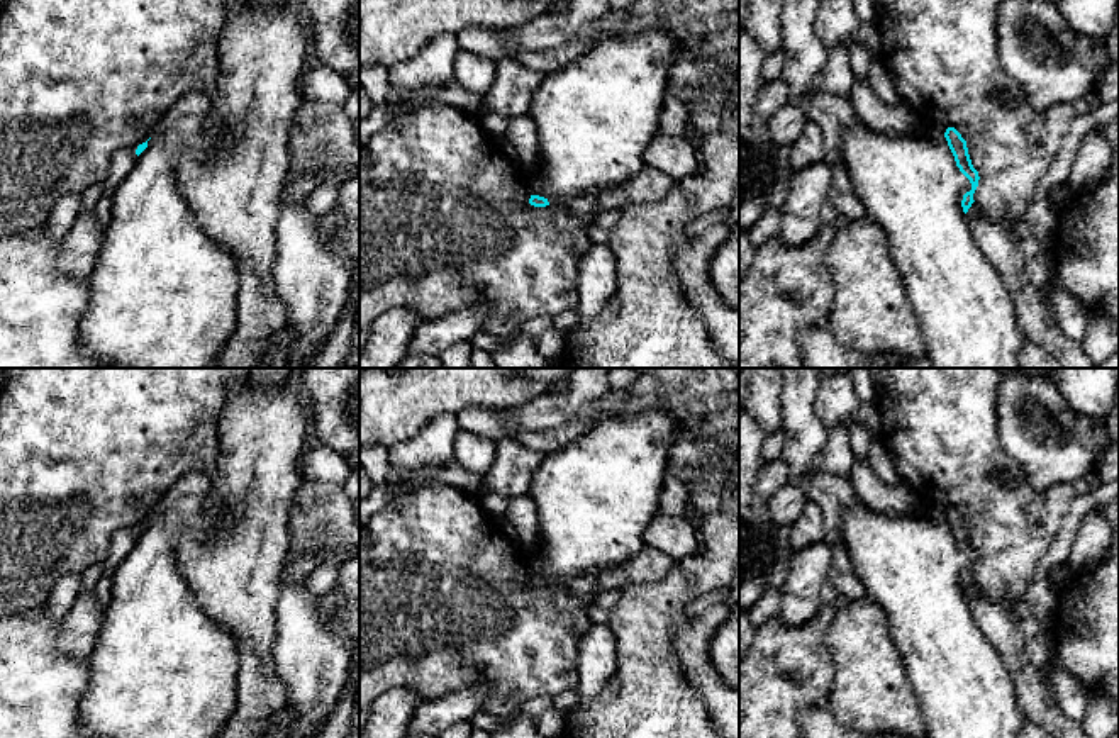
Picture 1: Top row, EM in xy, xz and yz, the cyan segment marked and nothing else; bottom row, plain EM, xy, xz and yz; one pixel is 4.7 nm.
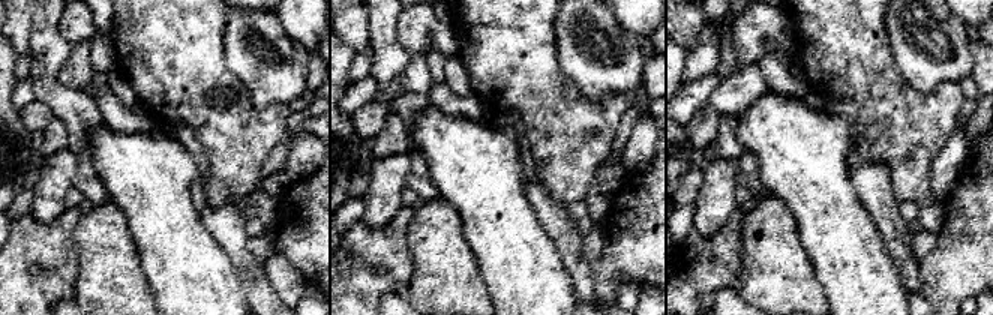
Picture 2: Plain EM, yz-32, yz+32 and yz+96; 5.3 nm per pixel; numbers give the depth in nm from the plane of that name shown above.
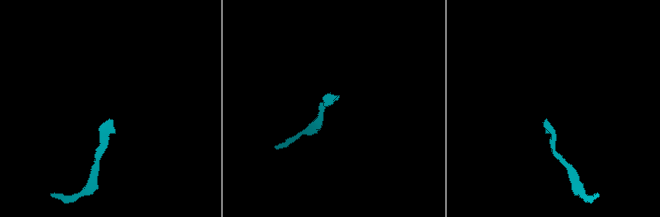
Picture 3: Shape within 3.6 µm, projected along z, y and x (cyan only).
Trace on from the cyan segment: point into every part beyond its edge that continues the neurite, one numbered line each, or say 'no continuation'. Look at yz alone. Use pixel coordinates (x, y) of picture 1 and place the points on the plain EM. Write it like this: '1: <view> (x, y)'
1: yz (929, 509)

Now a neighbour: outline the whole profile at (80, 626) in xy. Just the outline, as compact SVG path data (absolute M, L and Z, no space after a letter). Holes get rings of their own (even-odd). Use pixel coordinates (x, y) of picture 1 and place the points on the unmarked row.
M80 587L73 606L61 619L59 651L75 660L88 658L102 626L103 611L95 590Z

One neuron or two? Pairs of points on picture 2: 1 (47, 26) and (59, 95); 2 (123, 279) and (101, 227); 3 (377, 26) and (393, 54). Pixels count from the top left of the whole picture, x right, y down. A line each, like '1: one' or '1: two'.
1: one
2: one
3: one

